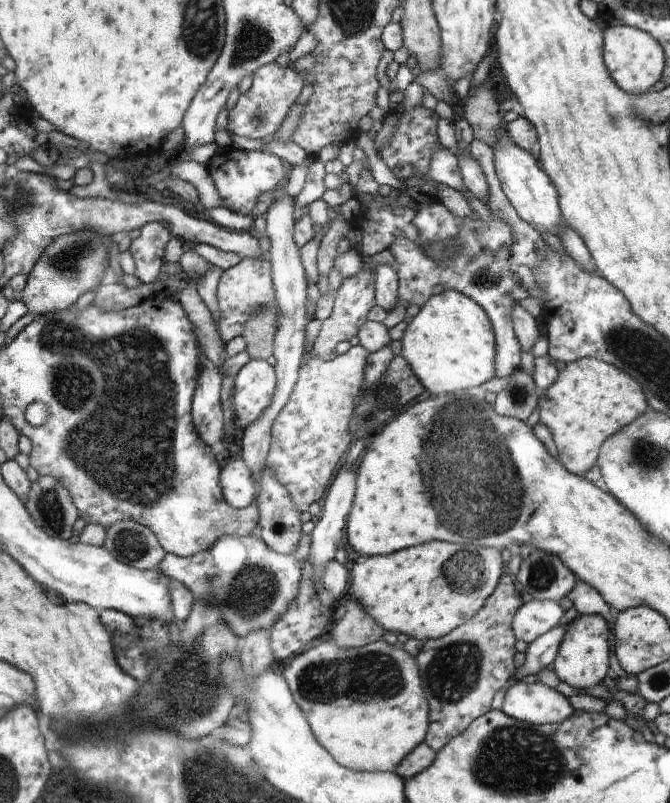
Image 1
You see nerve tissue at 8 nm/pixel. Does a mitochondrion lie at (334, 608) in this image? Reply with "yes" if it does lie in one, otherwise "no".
no

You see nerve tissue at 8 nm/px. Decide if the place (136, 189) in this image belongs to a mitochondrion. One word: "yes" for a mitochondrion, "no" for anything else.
no

